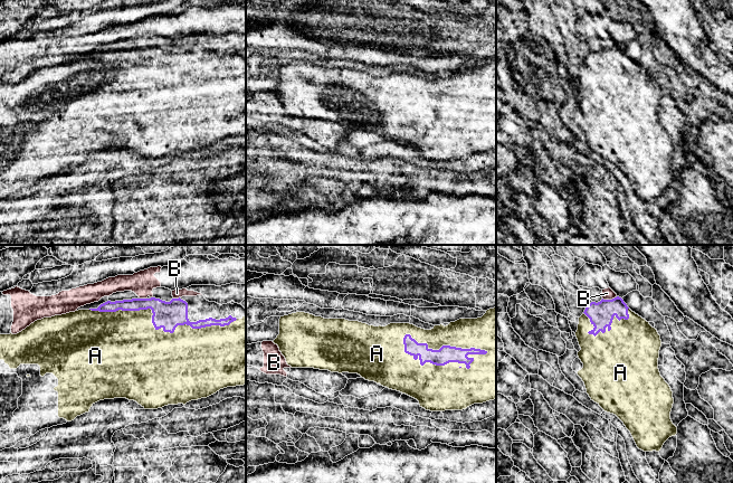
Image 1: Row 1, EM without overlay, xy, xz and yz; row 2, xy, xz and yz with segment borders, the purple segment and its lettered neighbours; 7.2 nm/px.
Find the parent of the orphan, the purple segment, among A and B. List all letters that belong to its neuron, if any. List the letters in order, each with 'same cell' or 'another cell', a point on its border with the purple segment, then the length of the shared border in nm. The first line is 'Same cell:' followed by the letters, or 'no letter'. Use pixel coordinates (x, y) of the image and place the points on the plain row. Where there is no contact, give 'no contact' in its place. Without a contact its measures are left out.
Same cell: A
A: same cell | xz (445, 95) | 600 nm
B: another cell | yz (609, 49) | 110 nm

